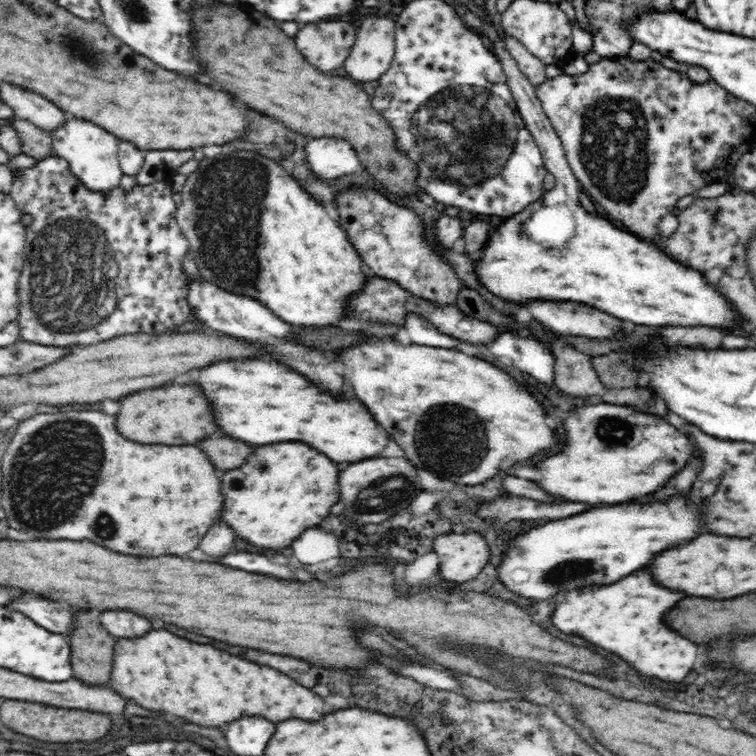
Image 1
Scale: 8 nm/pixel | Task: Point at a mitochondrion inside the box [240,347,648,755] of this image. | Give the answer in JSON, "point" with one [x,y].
{"point":[453,440]}

